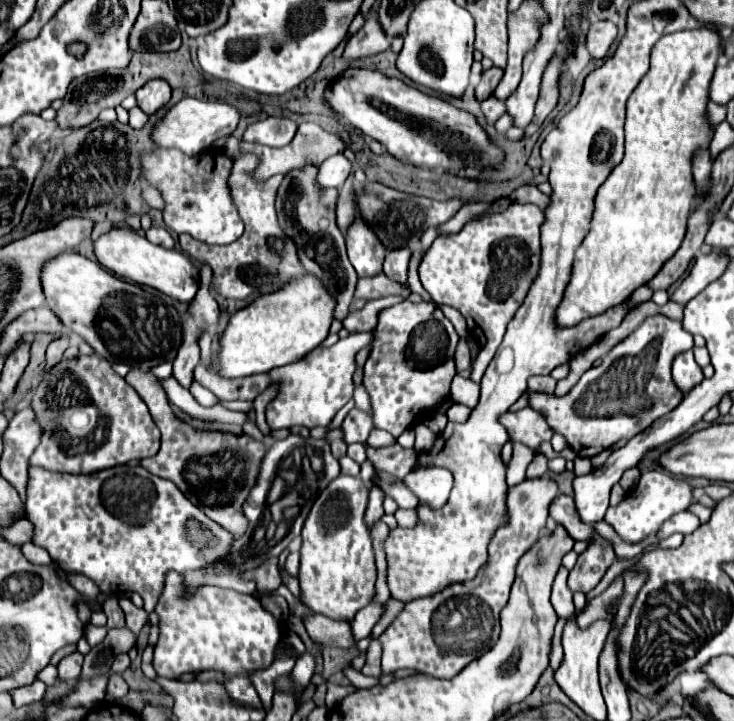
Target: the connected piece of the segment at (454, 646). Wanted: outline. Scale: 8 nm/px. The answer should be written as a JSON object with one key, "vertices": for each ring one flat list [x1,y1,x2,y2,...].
{"vertices":[[552,479,522,481,510,489,506,499,508,519,490,539,488,563,476,573,474,579,454,583,432,597,414,599,404,605,400,617,396,617,380,635,380,643,384,647,382,673,416,669,432,677,452,679,472,659,478,659,494,645,500,633,498,615,508,603,516,563,536,543,542,527,546,525,548,507,554,495,556,483]]}

